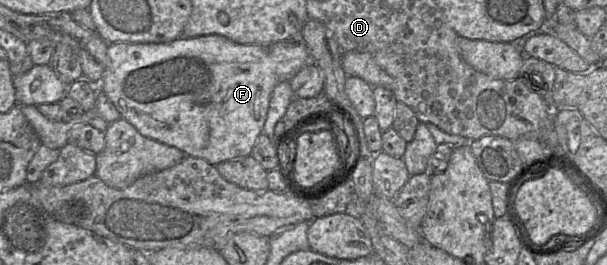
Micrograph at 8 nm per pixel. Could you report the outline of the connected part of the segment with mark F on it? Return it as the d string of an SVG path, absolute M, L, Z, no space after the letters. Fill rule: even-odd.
M205 35L193 38L180 37L167 43L129 43L119 42L108 45L108 66L97 89L102 90L116 109L121 118L132 124L143 136L149 137L168 146L181 150L185 156L199 157L211 165L243 158L252 152L258 137L263 133L271 94L281 82L290 81L305 66L310 65L310 55L303 42L285 40L274 44L238 44L220 35Z

